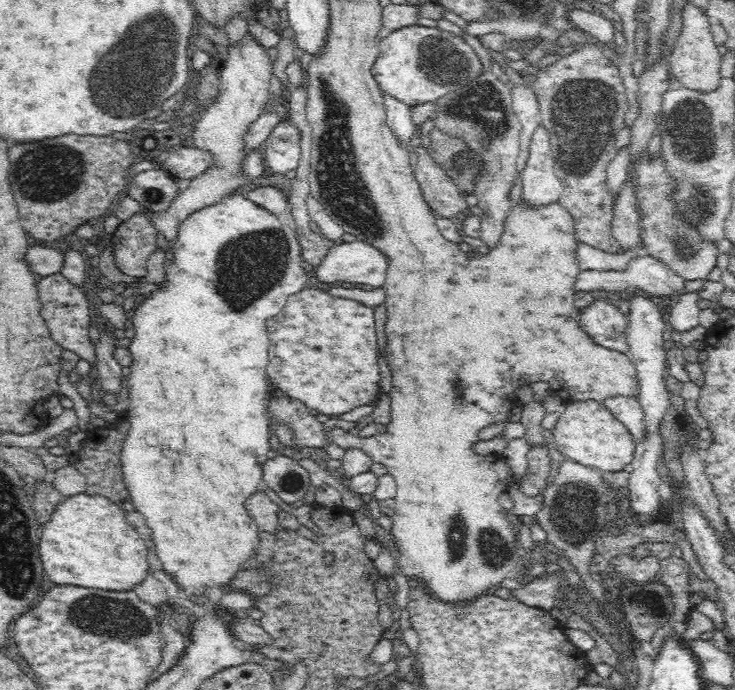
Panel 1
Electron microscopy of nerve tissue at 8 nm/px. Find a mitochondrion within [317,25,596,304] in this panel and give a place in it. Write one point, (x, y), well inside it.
(437, 56)

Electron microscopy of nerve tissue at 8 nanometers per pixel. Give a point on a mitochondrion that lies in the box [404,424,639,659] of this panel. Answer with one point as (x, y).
(572, 512)

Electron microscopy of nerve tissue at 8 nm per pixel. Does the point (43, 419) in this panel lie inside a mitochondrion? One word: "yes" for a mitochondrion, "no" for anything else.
no

